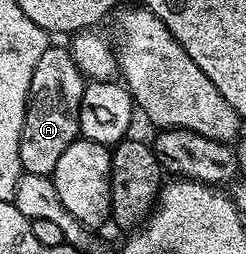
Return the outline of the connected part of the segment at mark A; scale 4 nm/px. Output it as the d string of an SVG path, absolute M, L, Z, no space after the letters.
M50 46L44 53L44 57L40 57L40 61L36 61L36 70L32 73L32 85L28 89L26 98L24 129L20 133L20 165L23 172L53 176L56 161L60 161L64 149L68 149L68 145L72 145L74 140L79 138L80 97L84 97L87 82L86 76L76 65L72 53L65 46Z

